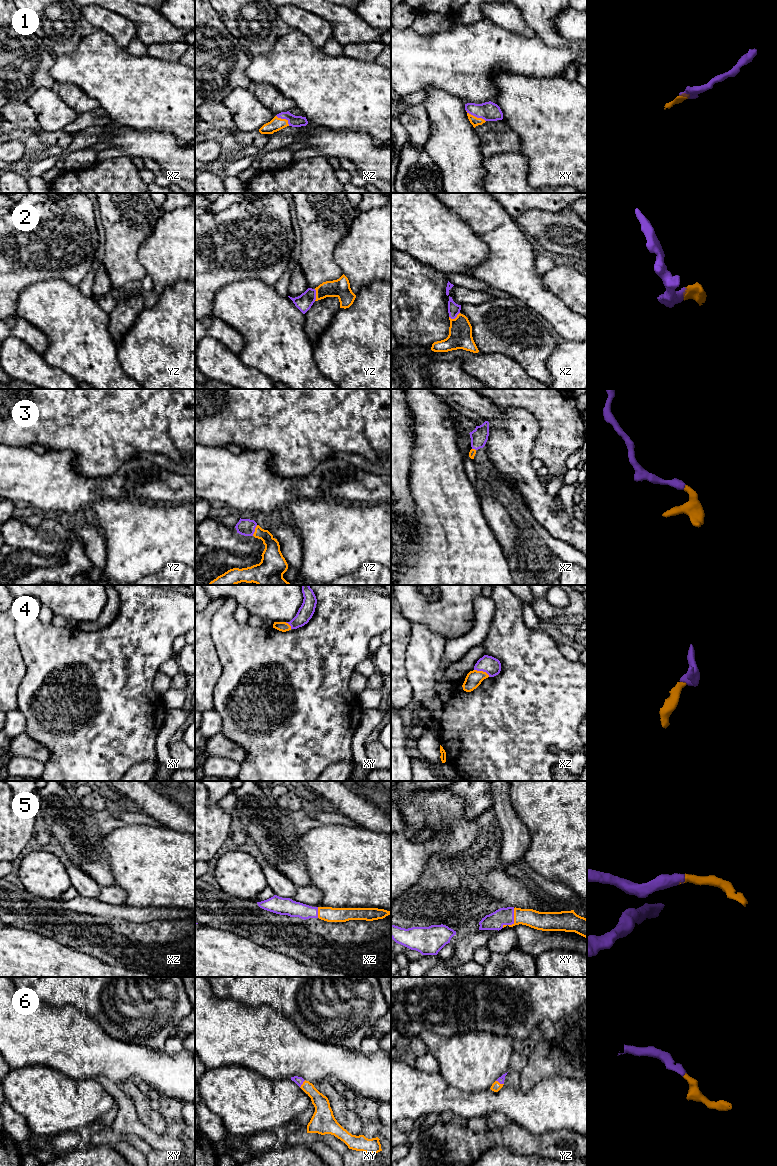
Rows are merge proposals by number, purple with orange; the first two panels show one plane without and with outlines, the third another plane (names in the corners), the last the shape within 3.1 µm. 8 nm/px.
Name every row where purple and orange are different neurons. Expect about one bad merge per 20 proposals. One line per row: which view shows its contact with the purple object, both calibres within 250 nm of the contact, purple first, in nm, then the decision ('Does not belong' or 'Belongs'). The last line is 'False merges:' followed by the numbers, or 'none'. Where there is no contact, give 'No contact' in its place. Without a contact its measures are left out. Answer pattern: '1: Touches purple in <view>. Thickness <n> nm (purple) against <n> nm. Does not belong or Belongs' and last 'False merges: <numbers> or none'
1: Touches purple in xy. Thickness 160 nm (purple) against 70 nm. Belongs
2: Touches purple in yz. Thickness 130 nm (purple) against 150 nm. Belongs
3: Touches purple in yz. Thickness 140 nm (purple) against 160 nm. Belongs
4: Touches purple in xz. Thickness 140 nm (purple) against 130 nm. Belongs
5: Touches purple in xy. Thickness 140 nm (purple) against 150 nm. Belongs
6: Touches purple in xy. Thickness 70 nm (purple) against 130 nm. Belongs
False merges: none

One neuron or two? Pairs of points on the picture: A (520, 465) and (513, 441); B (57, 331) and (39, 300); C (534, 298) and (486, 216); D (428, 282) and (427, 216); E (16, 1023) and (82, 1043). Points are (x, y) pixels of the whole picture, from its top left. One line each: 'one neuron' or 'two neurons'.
A: one neuron
B: one neuron
C: one neuron
D: two neurons
E: one neuron

